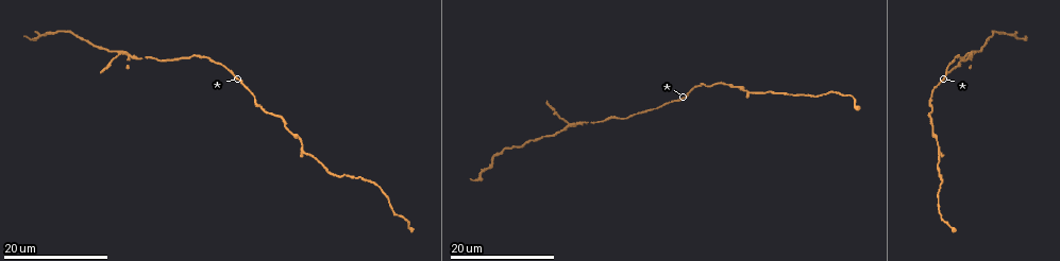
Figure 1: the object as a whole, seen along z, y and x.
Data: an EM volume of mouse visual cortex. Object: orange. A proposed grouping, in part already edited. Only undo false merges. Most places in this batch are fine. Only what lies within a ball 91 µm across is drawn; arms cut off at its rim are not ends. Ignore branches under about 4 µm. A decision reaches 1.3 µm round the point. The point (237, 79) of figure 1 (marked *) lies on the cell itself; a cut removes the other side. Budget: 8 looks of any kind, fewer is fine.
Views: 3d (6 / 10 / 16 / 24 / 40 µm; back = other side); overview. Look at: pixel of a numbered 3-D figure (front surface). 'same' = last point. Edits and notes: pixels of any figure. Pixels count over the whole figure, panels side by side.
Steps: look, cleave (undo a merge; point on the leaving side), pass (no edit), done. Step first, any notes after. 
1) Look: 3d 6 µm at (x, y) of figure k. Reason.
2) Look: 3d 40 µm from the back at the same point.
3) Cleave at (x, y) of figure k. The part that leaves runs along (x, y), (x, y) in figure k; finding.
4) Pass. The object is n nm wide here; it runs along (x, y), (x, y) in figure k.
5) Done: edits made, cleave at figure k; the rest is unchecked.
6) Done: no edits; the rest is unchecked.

Look: 3d 16 µm at (123, 52) of figure 1. Thin arm on a thick one.

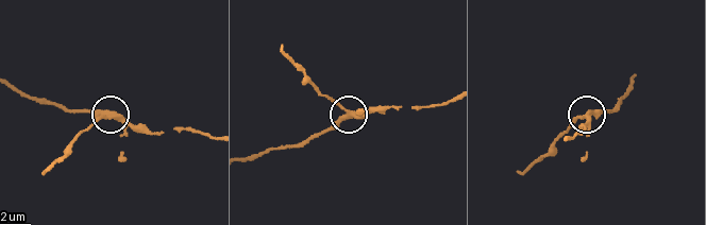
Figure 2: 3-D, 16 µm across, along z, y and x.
Look: 3d 6 µm at (106, 116) of figure 2. Zoom in.

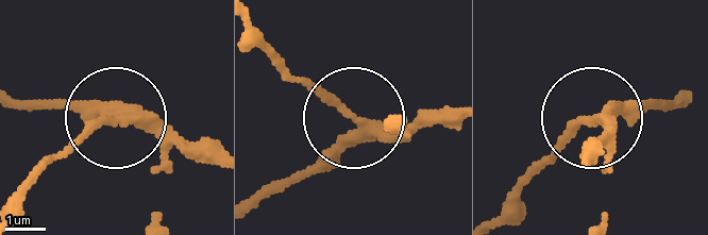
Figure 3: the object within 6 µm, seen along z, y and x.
Cleave at (80, 141) of figure 3. The part that leaves runs along (124, 119), (78, 139), (16, 211) in figure 3; a second cell is stuck on.

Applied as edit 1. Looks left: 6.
Look: 3d 16 µm at (493, 161) of figure 1. A narrow waist.

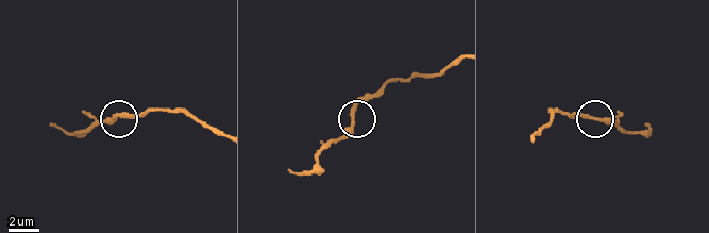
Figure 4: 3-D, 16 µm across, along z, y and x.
Look: 3d 10 µm at (351, 115) of figure 4.

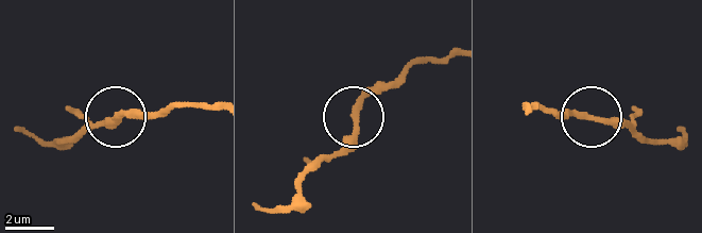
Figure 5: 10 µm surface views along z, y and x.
Pass. One cell here.

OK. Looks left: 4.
Look: 3d 24 µm at (292, 133) of figure 1. Calibre changes.

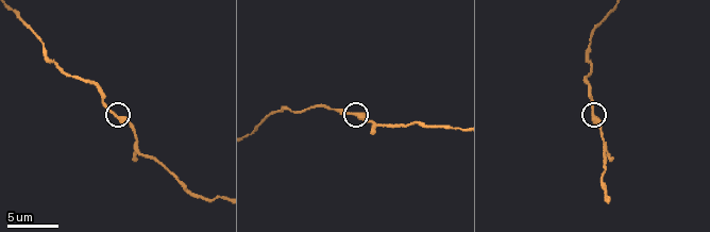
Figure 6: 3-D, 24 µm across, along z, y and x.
Look: 3d 10 µm at (115, 115) of figure 6.

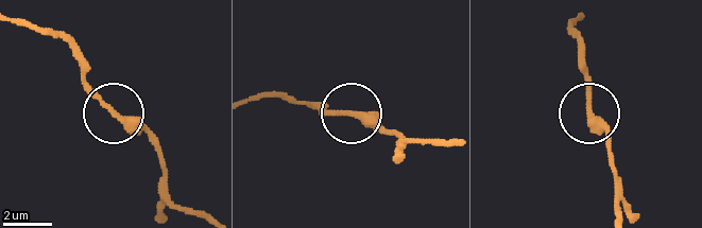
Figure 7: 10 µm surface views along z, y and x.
Pass. It runs along (581, 14), (570, 32), (589, 72), (589, 117), (612, 155) in figure 7; continuous, no second cell.

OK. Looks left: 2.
Look: 3d 24 µm at (161, 61) of figure 1. Calibre changes.

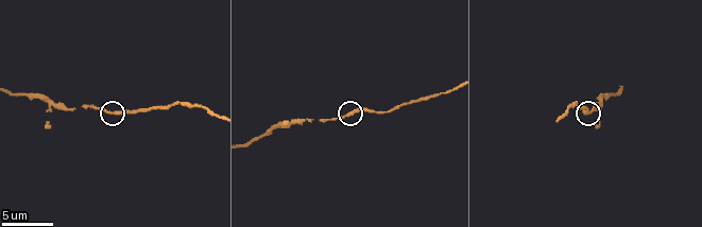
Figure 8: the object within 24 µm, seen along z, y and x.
Look: 3d 6 µm at (590, 111) of figure 8.

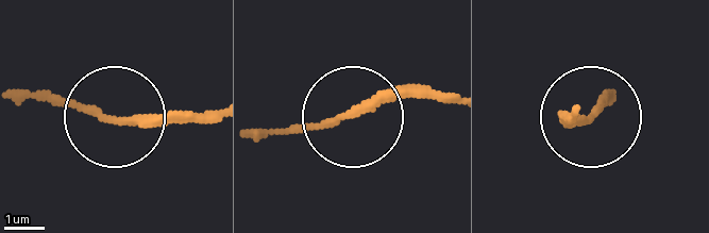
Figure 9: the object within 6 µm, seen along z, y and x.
Pass. It runs along (452, 98), (381, 98), (340, 118), (262, 129) in figure 9; one cell here.

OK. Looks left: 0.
Done: edits made, cleave at figure 3; the rest is unchecked.

